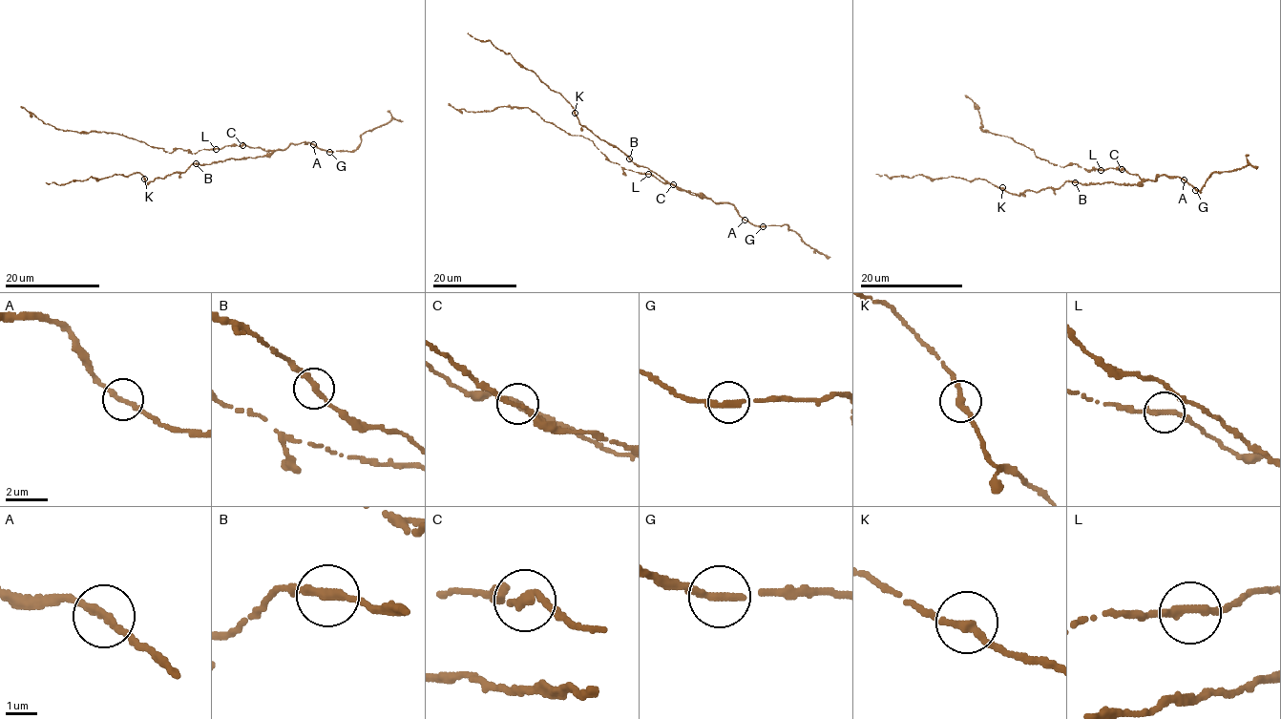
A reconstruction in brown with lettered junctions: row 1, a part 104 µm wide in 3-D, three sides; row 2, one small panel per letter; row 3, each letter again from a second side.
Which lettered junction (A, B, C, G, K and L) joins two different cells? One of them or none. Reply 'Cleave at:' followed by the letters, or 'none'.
Cleave at: none

